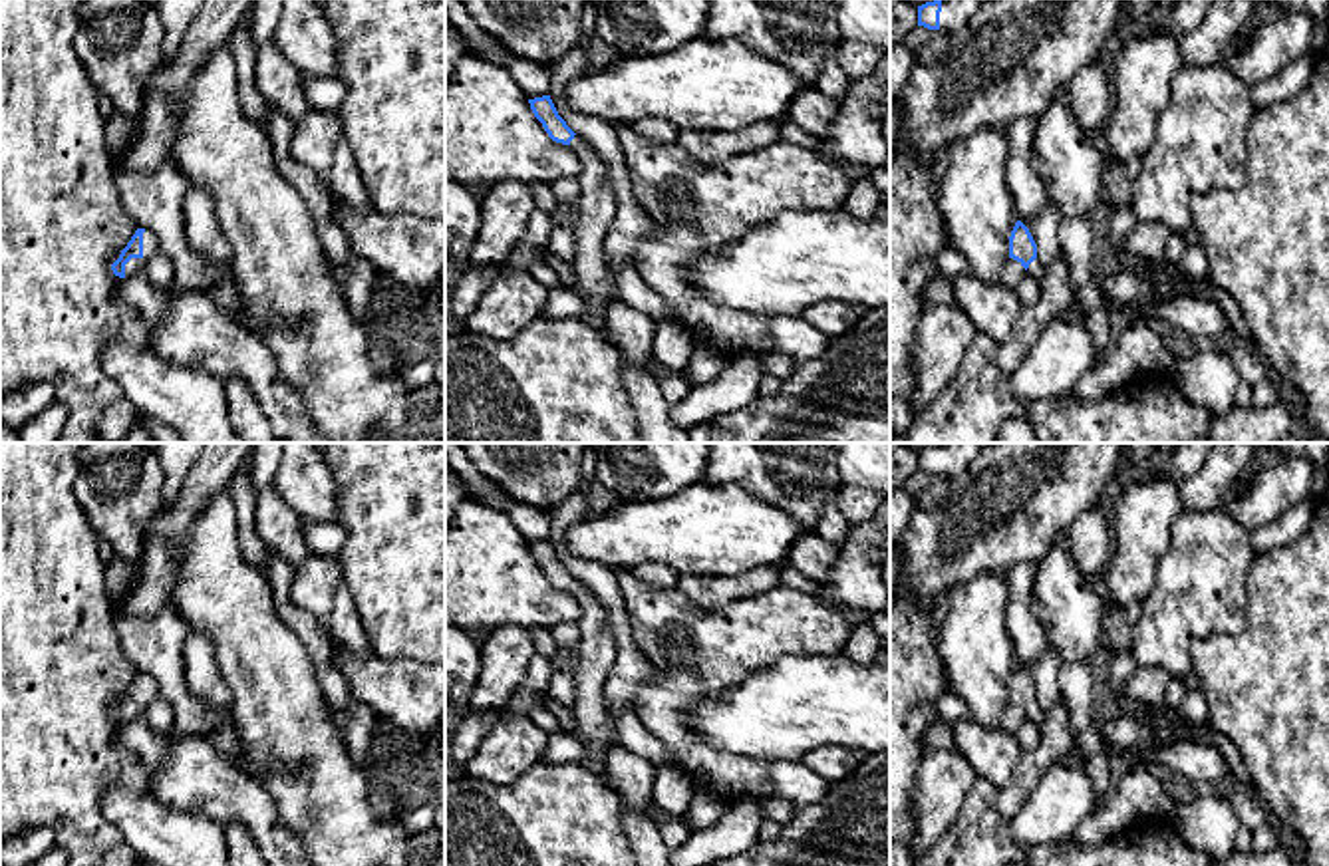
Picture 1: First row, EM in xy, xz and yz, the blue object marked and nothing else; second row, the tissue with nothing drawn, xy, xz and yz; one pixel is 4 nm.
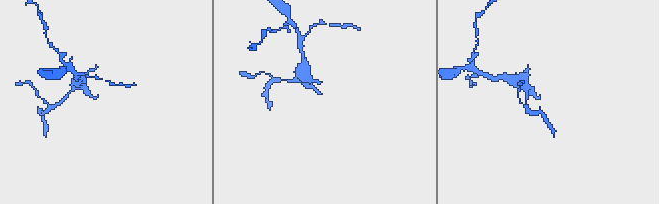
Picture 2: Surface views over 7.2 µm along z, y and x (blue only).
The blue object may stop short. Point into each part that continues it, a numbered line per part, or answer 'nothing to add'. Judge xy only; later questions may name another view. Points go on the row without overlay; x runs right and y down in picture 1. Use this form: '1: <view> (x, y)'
1: xy (134, 712)

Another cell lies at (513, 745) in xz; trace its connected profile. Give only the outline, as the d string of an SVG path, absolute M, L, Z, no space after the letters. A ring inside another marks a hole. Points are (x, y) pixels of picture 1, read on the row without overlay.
M505 711L465 763L465 773L471 779L507 787L540 763L548 741L550 735L528 715Z

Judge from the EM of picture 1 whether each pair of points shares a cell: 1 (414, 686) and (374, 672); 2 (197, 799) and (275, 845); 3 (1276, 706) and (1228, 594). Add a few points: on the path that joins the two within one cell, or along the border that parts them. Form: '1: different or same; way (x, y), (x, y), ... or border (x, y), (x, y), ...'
1: same; way (404, 686), (388, 686), (384, 682)
2: same; way (217, 799), (235, 799), (261, 825)
3: different; border (1248, 580), (1244, 626), (1198, 642)

